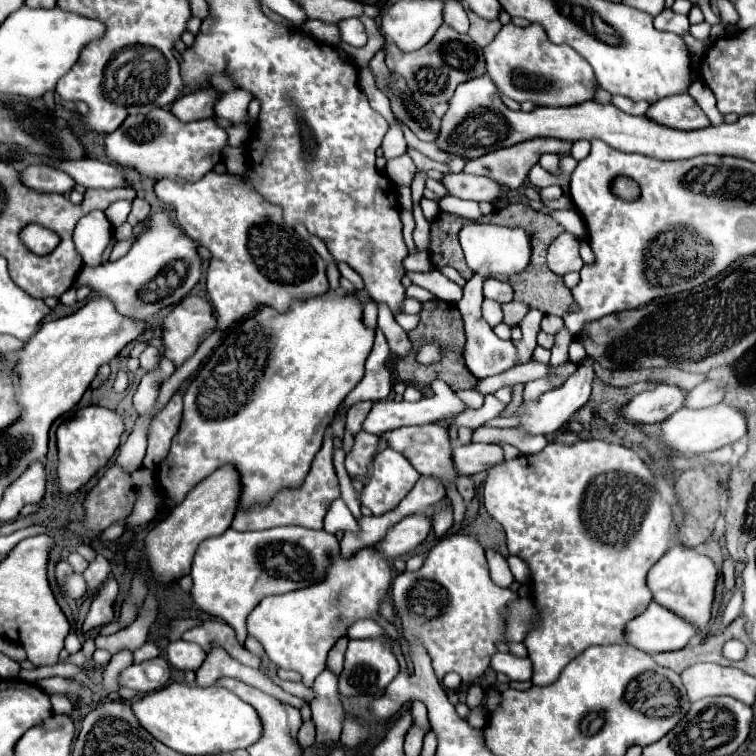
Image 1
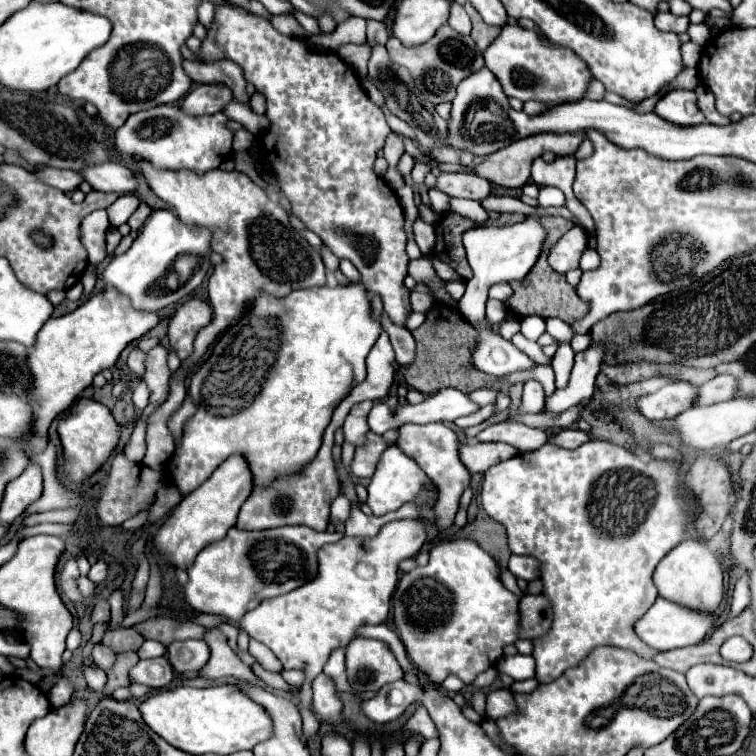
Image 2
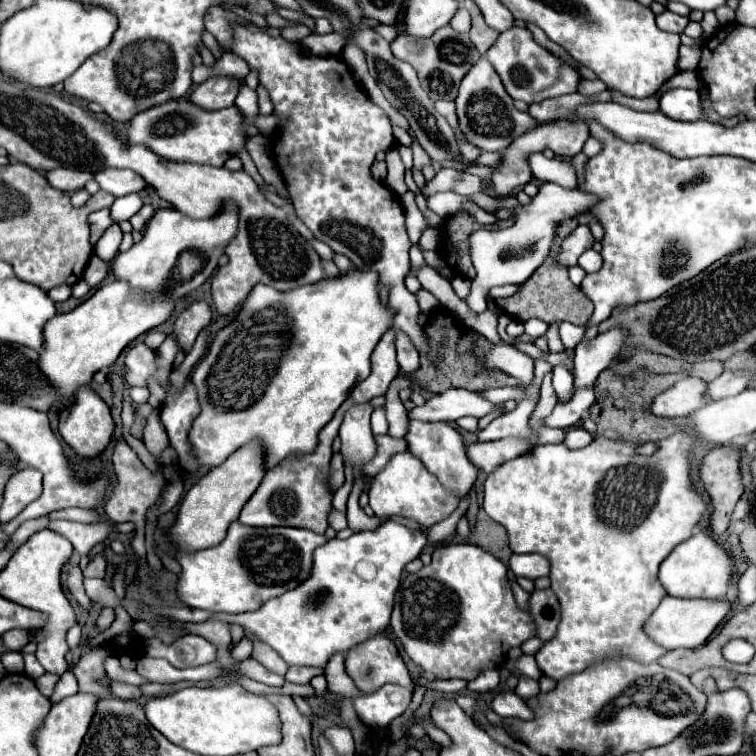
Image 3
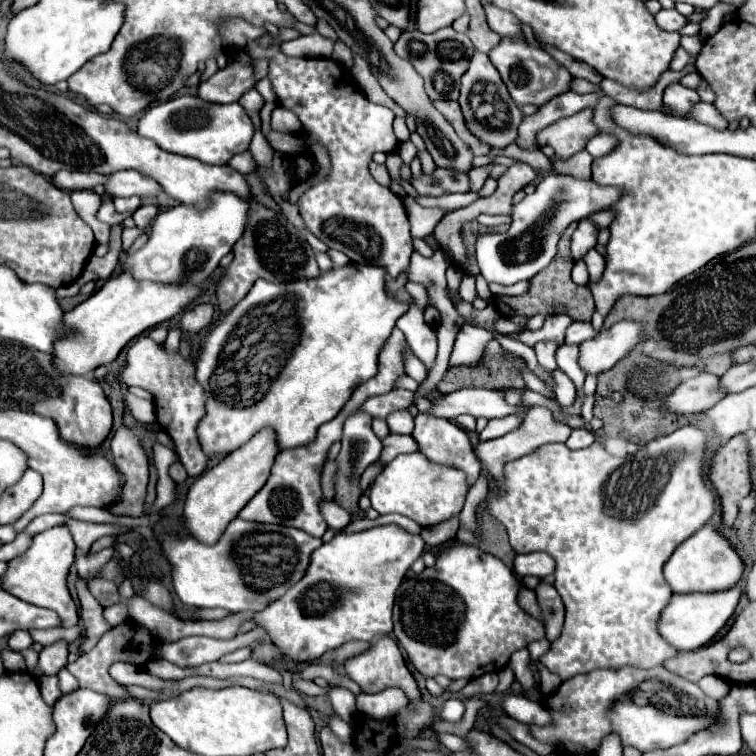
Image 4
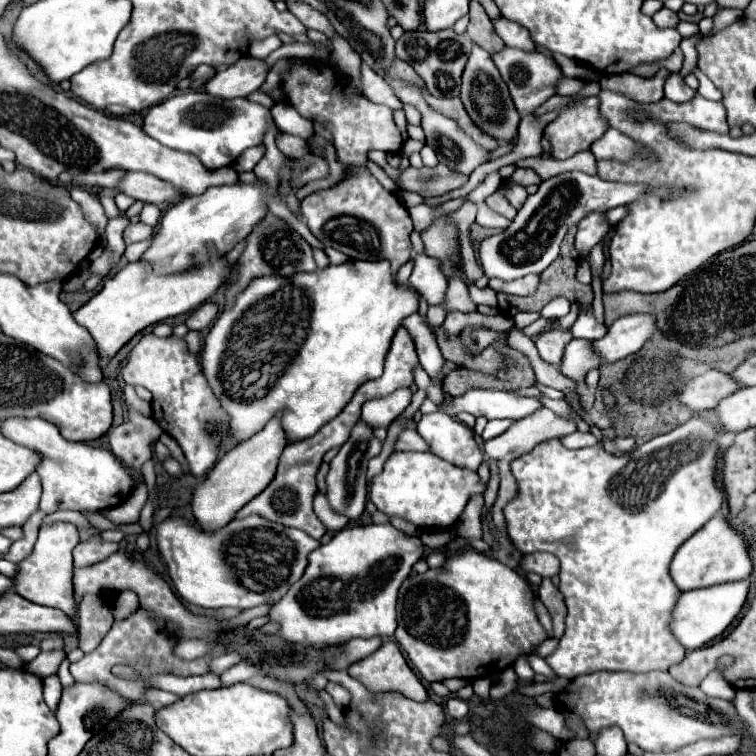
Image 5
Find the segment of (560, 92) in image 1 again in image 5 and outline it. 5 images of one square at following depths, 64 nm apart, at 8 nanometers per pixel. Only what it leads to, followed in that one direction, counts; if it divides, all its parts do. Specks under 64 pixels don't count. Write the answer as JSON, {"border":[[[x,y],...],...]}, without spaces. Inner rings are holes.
{"border":[[[504,48],[502,52],[494,54],[492,58],[494,58],[494,64],[500,70],[504,82],[508,84],[516,110],[522,116],[534,114],[534,110],[538,106],[542,106],[550,96],[556,94],[556,82],[562,78],[562,70],[558,68],[558,64],[552,58],[544,56],[542,52],[524,52],[518,48]]]}

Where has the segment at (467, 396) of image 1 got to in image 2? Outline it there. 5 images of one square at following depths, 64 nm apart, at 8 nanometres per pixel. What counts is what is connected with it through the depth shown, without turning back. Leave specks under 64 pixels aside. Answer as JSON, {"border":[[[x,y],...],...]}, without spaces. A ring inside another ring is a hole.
{"border":[[[482,388],[482,390],[472,392],[472,394],[470,394],[470,398],[472,398],[474,402],[478,402],[480,406],[486,406],[486,404],[496,402],[496,398],[498,398],[500,394],[502,394],[500,390],[488,390],[488,388]]]}

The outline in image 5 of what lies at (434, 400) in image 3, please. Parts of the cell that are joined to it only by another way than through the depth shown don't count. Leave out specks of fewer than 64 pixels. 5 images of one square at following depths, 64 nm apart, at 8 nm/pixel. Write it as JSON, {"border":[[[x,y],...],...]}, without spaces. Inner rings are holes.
{"border":[[[470,390],[464,396],[456,396],[450,402],[450,412],[470,412],[472,416],[484,416],[488,420],[494,418],[510,418],[520,420],[542,406],[536,398],[518,396],[516,392],[500,392],[500,390]]]}

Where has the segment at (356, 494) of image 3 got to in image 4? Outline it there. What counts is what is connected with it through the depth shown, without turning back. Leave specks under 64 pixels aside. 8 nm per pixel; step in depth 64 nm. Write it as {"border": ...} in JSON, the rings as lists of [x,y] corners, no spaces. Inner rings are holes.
{"border":[[[377,460],[363,472],[362,476],[360,476],[360,490],[362,490],[362,492],[365,492],[365,490],[370,487],[371,483],[382,471],[382,469],[383,466]]]}

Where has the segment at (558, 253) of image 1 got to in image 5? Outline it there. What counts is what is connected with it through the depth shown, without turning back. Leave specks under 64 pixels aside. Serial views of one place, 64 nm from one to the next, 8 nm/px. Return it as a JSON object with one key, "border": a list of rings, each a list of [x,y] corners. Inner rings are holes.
{"border":[[[592,212],[578,224],[576,234],[576,250],[580,256],[586,256],[610,230],[610,224],[606,220],[606,214]]]}

